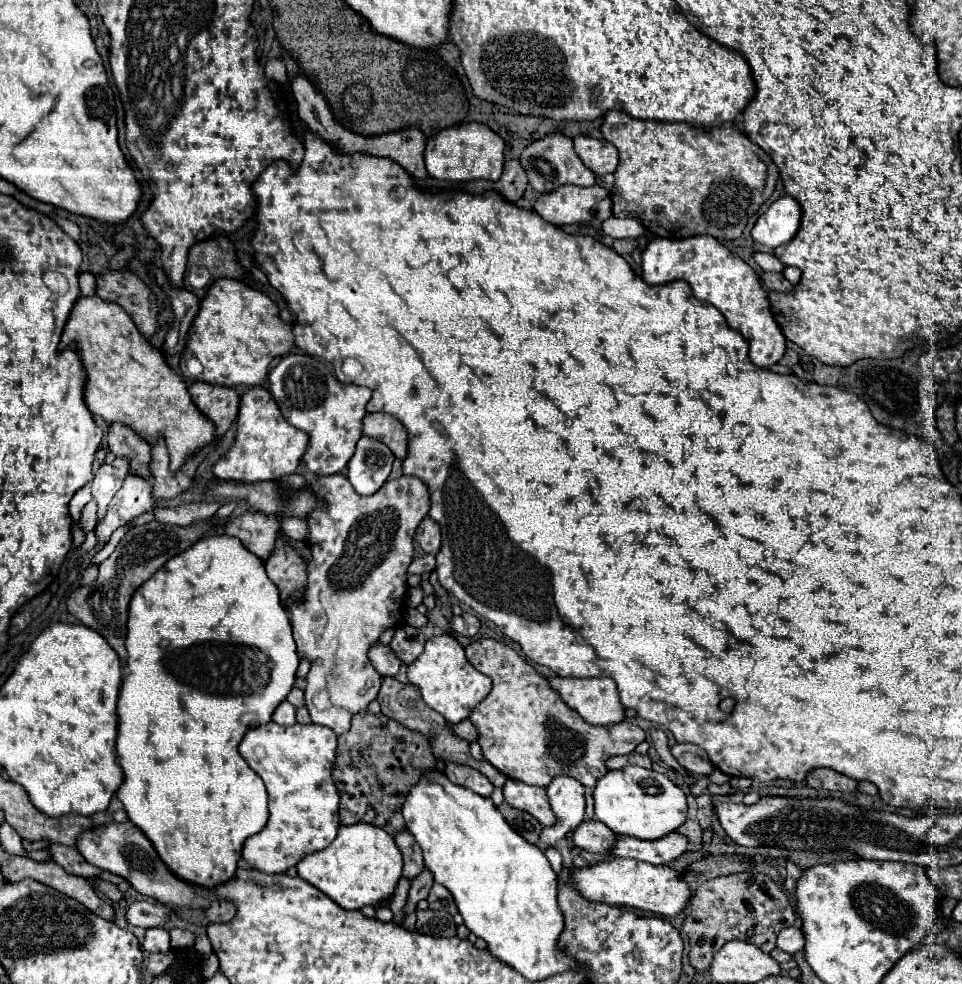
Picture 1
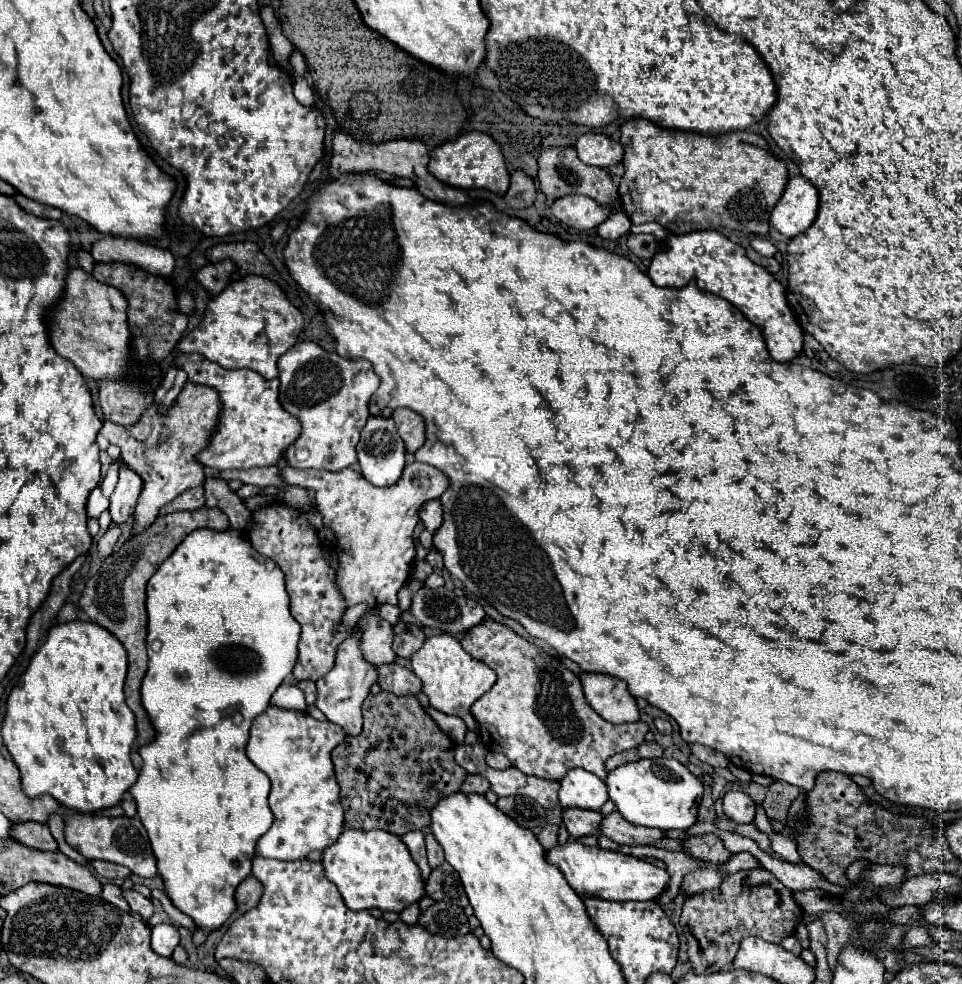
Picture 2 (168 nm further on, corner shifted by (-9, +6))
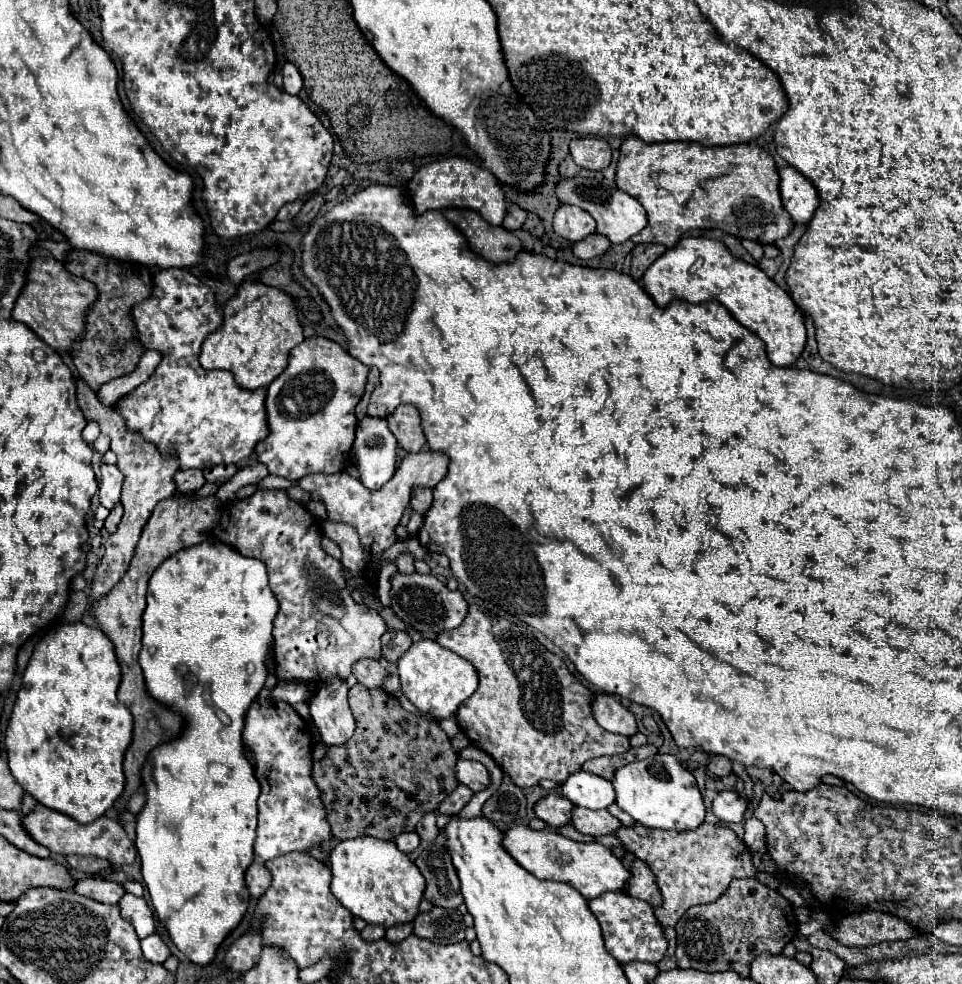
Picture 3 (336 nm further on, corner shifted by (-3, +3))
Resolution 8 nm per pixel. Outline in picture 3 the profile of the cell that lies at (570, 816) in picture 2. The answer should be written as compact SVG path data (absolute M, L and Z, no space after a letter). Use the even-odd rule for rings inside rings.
M549 793L547 797L539 799L539 801L535 803L535 807L533 807L535 815L537 815L539 819L543 819L543 821L545 821L549 827L553 827L553 829L569 823L569 819L571 819L571 809L573 809L573 803L571 803L567 797L559 795L559 793Z

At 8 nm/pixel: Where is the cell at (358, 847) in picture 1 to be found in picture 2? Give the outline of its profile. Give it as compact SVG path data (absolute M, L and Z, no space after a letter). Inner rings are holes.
M343 830L337 842L323 850L323 872L339 888L347 908L351 910L393 910L401 912L425 896L421 872L399 836L389 832L353 832Z

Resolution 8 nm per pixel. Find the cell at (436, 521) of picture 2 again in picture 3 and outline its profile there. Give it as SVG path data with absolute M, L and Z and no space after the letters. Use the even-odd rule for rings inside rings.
M417 487L417 489L411 493L409 505L411 505L415 511L419 511L421 515L425 515L425 511L431 507L431 501L433 501L431 489L427 489L427 487Z

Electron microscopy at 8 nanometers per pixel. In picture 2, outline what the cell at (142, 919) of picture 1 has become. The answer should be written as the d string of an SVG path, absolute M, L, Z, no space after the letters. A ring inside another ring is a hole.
M105 884L105 886L103 886L103 898L105 898L107 902L111 902L113 906L117 906L119 910L131 912L129 904L127 904L127 902L123 900L123 896L121 896L121 888L117 888L115 884Z

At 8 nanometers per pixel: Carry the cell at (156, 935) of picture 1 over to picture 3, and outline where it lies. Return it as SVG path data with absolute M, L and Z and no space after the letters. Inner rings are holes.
M157 933L141 939L141 951L143 951L143 957L151 963L163 963L171 955L171 951L167 949L167 945L161 941Z

